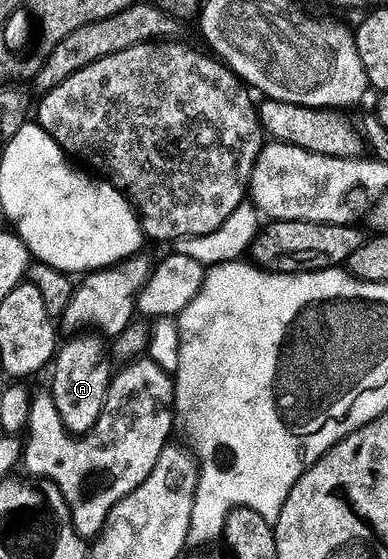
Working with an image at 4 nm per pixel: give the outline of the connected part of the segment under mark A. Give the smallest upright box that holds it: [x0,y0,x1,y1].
[52,334,114,438]

